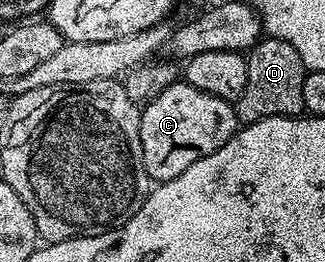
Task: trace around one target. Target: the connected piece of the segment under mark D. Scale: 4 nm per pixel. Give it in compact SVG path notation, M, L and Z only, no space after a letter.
M262 36L247 53L247 87L235 102L237 119L242 126L268 117L300 117L305 113L303 79L307 70L299 51L278 37Z

